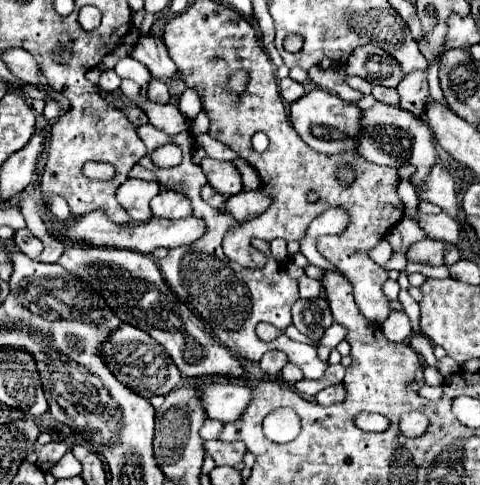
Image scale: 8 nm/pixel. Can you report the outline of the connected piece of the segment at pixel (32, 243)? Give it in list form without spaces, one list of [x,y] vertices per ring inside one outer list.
[[[27,228],[19,230],[19,232],[15,234],[13,242],[15,242],[15,246],[17,246],[25,256],[29,256],[29,258],[33,258],[33,260],[43,252],[43,244],[41,244],[41,240],[35,238]]]

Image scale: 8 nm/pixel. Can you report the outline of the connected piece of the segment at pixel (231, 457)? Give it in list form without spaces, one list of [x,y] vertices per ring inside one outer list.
[[[209,440],[203,444],[205,452],[215,460],[217,466],[237,466],[247,452],[243,442],[221,442],[221,440]]]

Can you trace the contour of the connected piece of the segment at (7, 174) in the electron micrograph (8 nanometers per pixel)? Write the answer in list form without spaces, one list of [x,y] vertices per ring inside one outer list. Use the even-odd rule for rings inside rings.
[[[35,132],[35,136],[25,148],[9,156],[9,160],[1,168],[1,200],[11,200],[15,194],[23,192],[33,182],[41,148],[43,136],[41,132]]]

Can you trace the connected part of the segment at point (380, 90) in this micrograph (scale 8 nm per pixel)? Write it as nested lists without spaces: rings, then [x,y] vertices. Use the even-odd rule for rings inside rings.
[[[373,86],[373,98],[389,104],[389,106],[397,106],[399,104],[399,94],[395,88],[385,88],[385,86]]]

